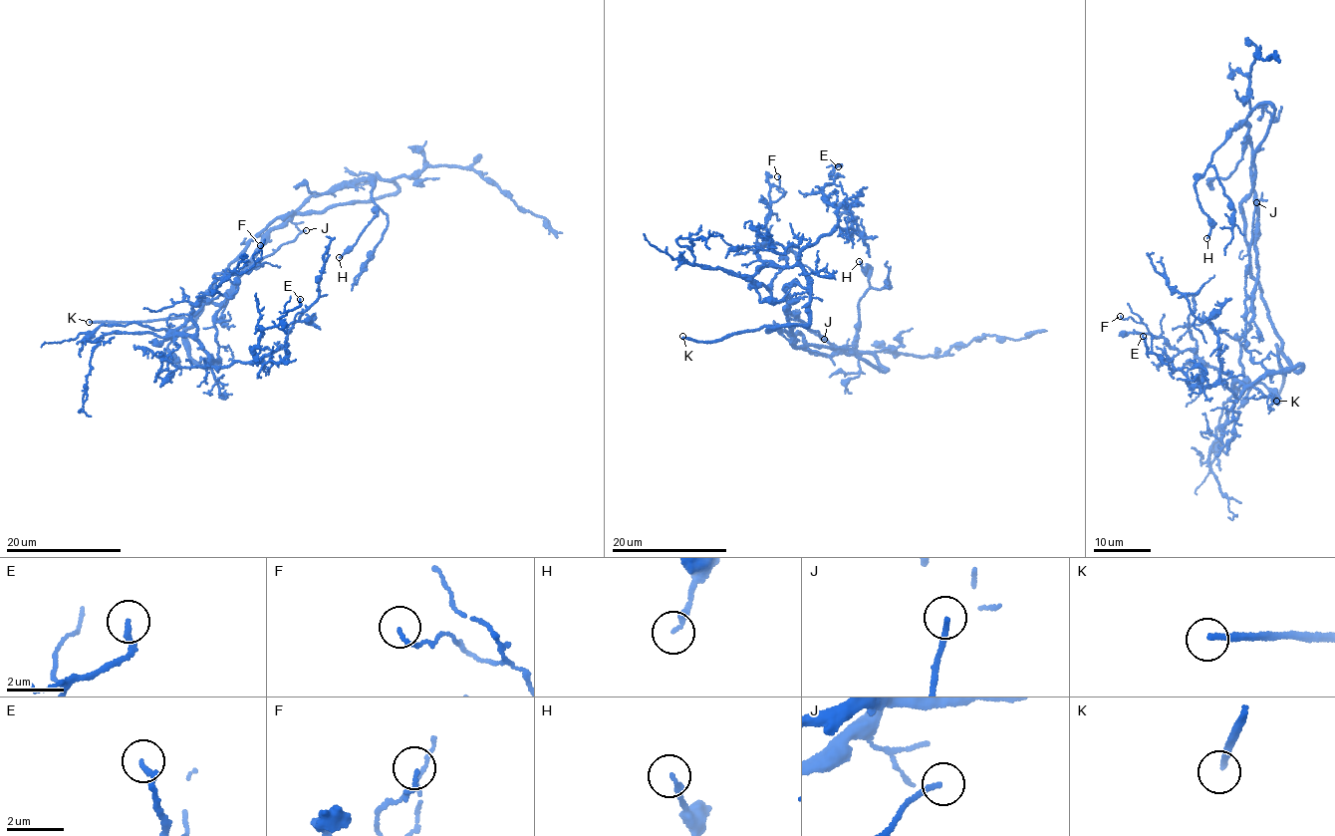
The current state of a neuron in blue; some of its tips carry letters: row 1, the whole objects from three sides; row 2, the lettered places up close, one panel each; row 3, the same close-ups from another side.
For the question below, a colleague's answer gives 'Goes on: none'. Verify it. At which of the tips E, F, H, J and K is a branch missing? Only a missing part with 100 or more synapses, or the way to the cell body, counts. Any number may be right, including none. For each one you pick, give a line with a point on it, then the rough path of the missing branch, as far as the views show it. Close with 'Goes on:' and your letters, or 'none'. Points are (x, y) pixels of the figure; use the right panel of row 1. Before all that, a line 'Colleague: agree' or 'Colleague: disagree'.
Colleague: disagree
K: Place: (1276, 401). Course of what is missing: (1276, 401), (1265, 416), (1254, 445), (1210, 512), (1205, 528), (1198, 534)
Goes on: K

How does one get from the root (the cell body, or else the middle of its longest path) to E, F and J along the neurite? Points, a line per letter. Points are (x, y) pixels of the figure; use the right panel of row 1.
E: (1256, 263), (1245, 348), (1266, 373), (1239, 399), (1219, 380), (1209, 387), (1190, 383), (1149, 352), (1143, 336)
F: (1256, 263), (1253, 314), (1240, 337), (1203, 322), (1192, 324), (1197, 347), (1183, 351), (1120, 316)
J: (1256, 263), (1255, 287), (1248, 296), (1244, 286), (1250, 263), (1248, 254), (1256, 202)

